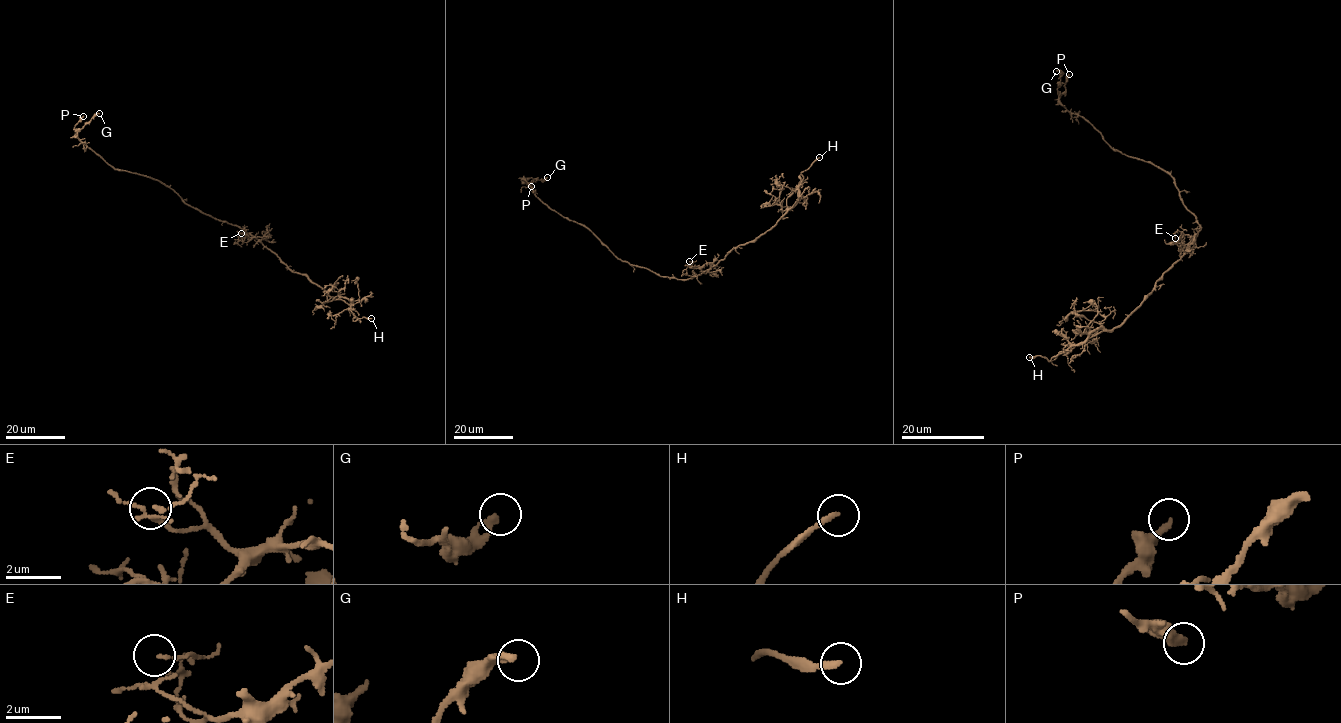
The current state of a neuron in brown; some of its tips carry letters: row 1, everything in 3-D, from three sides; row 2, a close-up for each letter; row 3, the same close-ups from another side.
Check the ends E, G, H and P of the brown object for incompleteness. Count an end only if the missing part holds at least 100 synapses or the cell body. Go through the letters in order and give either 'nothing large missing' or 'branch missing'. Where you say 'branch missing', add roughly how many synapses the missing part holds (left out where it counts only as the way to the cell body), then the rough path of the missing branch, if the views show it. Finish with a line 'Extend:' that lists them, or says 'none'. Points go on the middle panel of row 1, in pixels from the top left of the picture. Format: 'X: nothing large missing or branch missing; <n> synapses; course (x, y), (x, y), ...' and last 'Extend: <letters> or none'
E: nothing large missing
G: nothing large missing
H: branch missing; course (819, 157), (839, 157), (845, 163)
P: nothing large missing
Extend: H

